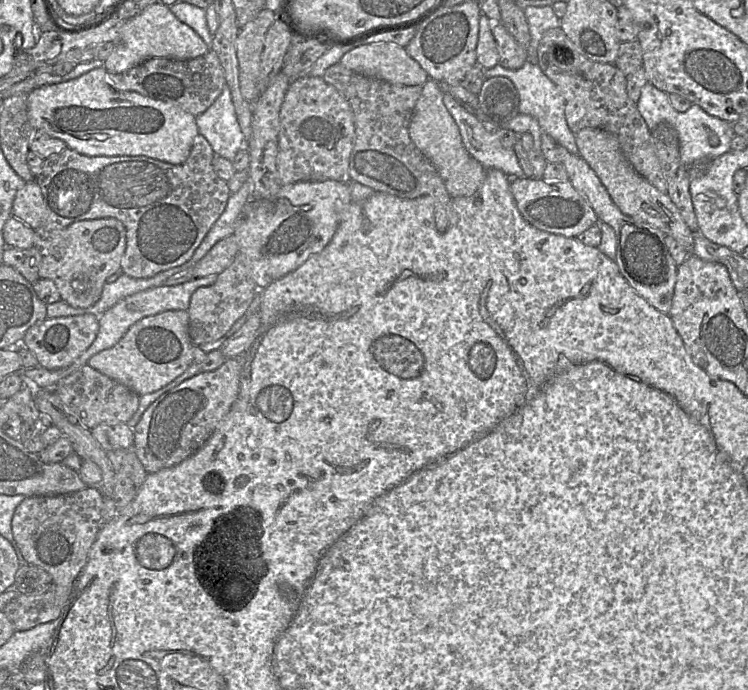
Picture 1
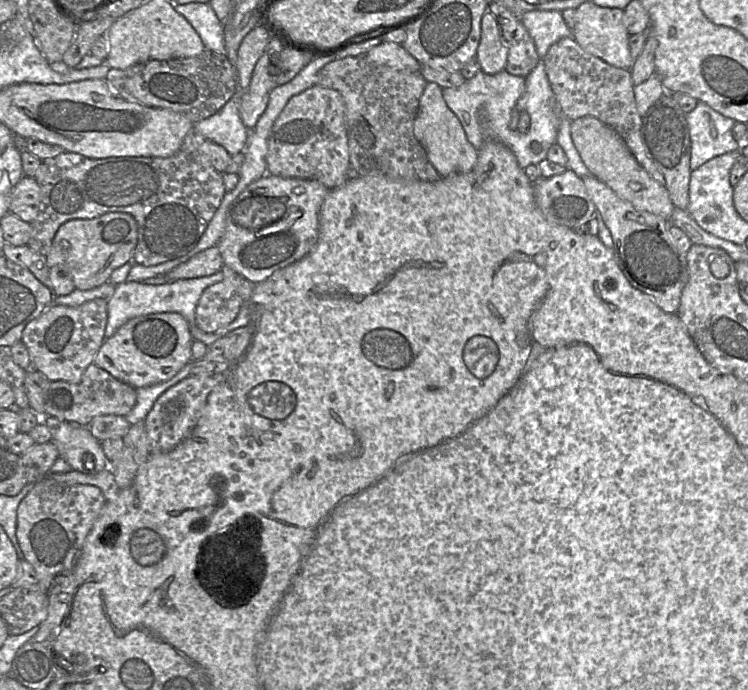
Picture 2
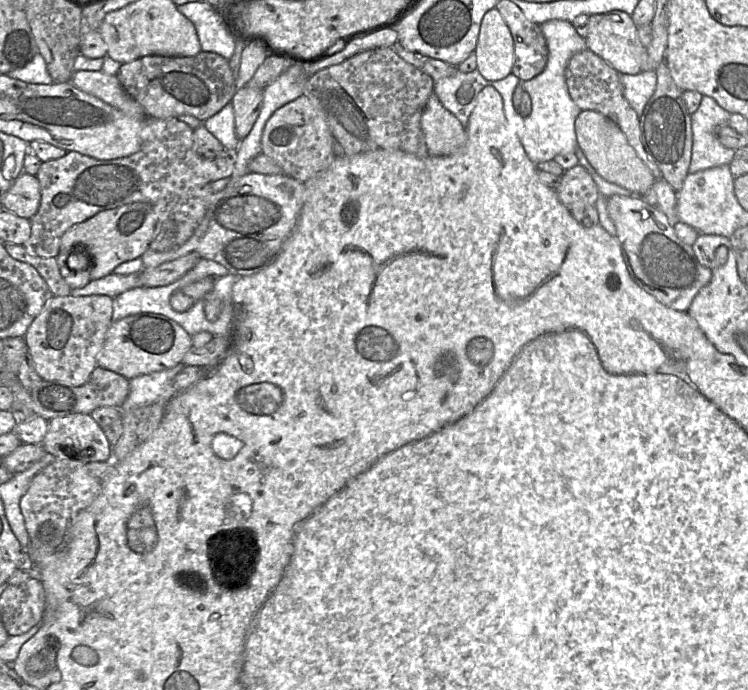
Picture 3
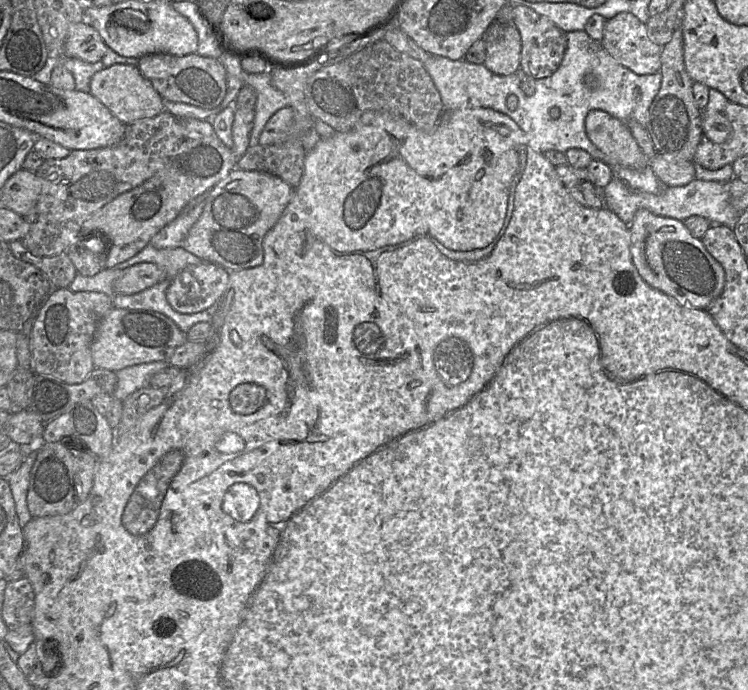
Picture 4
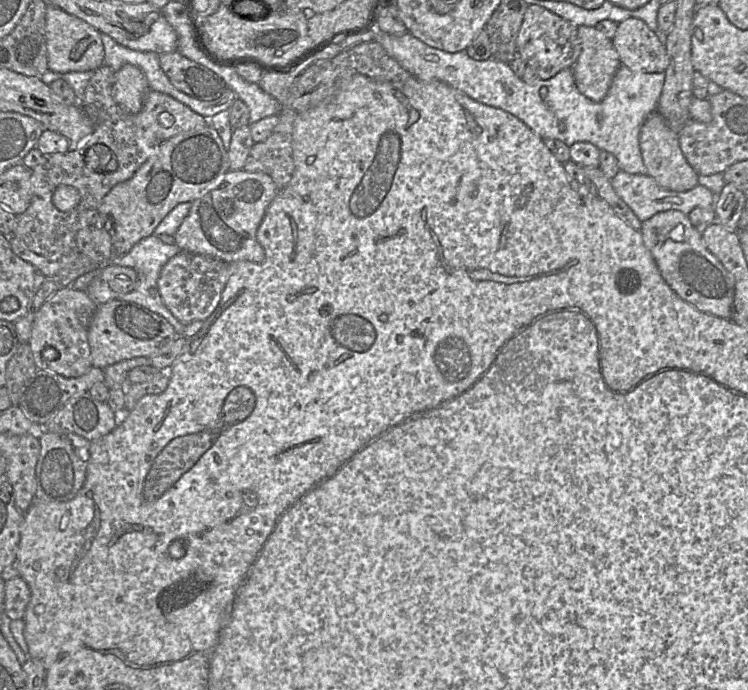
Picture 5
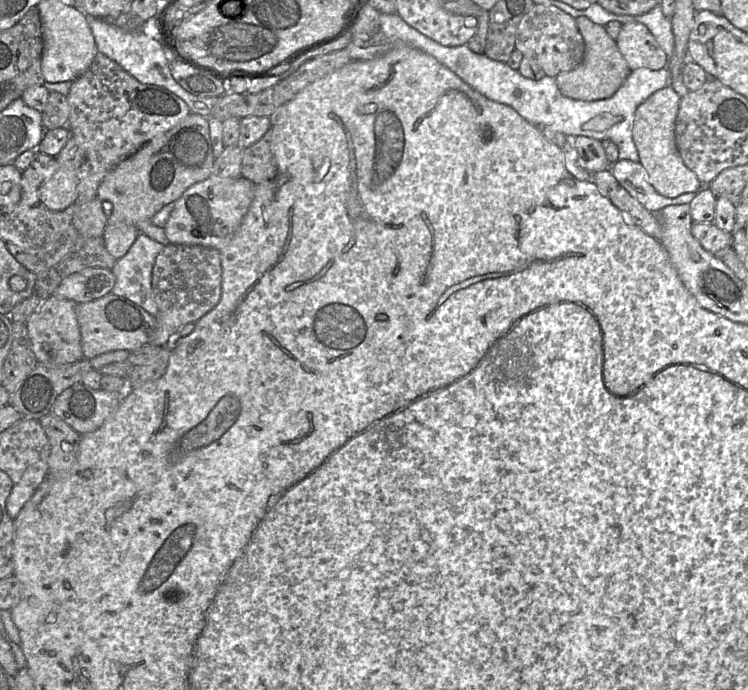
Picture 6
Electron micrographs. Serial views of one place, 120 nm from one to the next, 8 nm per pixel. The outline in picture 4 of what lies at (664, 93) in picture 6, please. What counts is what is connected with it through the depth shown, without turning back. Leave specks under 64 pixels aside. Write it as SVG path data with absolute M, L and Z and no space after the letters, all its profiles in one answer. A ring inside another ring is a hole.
M657 153L650 166L658 179L668 187L684 186L696 178L694 161Z

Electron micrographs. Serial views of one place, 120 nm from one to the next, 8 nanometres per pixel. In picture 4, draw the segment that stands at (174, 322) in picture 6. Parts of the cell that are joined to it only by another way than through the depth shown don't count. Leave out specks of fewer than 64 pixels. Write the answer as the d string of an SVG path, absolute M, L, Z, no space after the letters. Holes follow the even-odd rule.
M211 262L188 266L174 277L166 291L166 298L179 313L198 313L220 299L228 279L229 272Z

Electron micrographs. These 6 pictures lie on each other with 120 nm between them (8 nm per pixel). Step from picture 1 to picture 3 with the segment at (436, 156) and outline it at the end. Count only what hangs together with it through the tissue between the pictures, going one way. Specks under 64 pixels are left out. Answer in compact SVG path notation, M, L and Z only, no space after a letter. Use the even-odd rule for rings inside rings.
M433 92L421 116L429 156L450 156L461 151L467 140L466 129Z

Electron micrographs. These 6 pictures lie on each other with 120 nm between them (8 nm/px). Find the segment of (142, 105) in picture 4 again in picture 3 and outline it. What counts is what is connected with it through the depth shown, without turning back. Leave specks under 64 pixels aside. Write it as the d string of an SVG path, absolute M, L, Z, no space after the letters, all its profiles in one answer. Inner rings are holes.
M80 70L73 72L70 82L129 117L135 119L147 117L141 105L123 89L116 75L109 75L102 71Z

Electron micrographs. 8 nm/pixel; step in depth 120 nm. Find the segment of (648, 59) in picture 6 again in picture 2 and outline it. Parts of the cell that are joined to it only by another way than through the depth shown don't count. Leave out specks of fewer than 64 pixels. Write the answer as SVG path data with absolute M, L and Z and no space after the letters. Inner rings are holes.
M584 2L575 9L575 25L572 37L587 53L598 57L617 68L630 70L634 64L629 50L629 34L623 24L623 10L600 7L593 2Z

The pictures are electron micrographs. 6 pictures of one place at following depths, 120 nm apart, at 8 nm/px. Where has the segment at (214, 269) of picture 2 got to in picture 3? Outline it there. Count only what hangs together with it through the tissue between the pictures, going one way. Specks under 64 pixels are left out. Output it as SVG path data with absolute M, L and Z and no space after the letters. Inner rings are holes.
M197 251L154 268L143 268L140 272L143 287L158 287L171 284L195 267L202 257Z

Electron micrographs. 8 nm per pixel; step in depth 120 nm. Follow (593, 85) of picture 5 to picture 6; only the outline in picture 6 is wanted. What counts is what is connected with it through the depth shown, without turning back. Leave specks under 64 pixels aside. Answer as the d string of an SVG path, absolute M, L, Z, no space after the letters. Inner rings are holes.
M579 16L575 21L585 44L584 58L571 71L555 77L557 86L564 96L571 99L584 101L607 99L621 87L631 69L604 26L593 23L585 16Z

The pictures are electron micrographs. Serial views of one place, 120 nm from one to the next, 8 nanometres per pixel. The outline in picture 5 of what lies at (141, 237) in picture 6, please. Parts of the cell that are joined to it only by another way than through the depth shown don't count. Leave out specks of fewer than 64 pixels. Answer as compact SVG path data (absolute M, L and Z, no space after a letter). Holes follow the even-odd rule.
M152 234L136 243L127 254L120 257L114 257L111 263L118 266L132 268L138 276L136 287L129 293L119 295L117 299L139 304L148 308L152 312L159 314L174 327L177 334L181 335L184 331L185 325L165 306L157 284L162 267L170 258L177 255L179 252L181 252L181 250L176 244L166 244L160 240L158 236Z

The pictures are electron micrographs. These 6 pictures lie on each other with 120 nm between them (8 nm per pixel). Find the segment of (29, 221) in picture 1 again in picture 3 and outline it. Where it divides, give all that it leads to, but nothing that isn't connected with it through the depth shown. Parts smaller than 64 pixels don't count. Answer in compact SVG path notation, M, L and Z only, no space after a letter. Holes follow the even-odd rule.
M22 172L6 192L3 208L29 220L37 212L40 200L40 186L36 175Z

